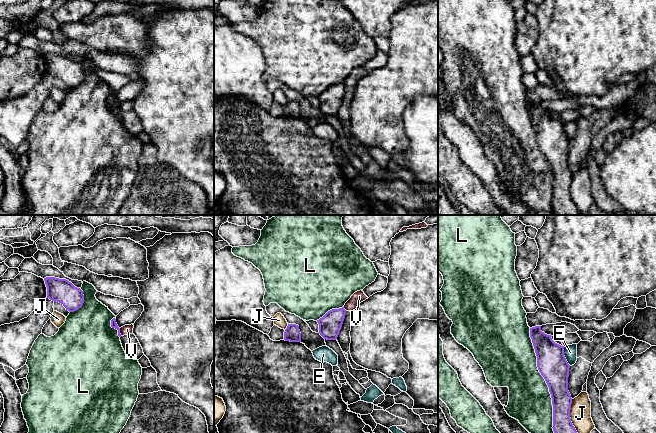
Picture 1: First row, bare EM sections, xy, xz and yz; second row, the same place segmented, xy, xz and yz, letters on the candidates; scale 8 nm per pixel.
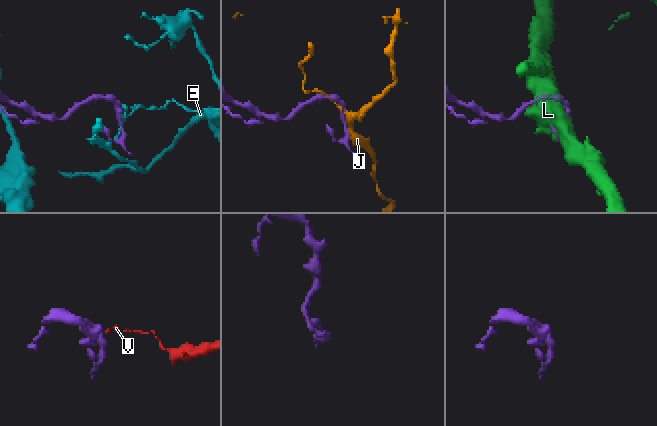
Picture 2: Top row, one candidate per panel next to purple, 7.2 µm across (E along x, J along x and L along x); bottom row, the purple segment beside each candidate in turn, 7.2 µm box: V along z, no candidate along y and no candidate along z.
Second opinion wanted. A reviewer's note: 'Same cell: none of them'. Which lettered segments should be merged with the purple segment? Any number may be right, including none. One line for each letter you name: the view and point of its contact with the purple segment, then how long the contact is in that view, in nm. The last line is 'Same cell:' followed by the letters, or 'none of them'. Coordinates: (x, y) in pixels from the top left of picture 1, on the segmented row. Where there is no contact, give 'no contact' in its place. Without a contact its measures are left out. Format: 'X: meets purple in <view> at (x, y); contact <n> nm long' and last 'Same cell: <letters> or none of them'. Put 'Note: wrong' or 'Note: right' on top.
Note: right
Same cell: none of them

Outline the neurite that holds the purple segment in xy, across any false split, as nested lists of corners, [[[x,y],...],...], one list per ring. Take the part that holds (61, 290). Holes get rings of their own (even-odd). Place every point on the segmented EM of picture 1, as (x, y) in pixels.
[[[46,277],[44,281],[47,287],[47,298],[61,303],[69,312],[82,307],[84,295],[80,288],[75,287],[66,279]]]

